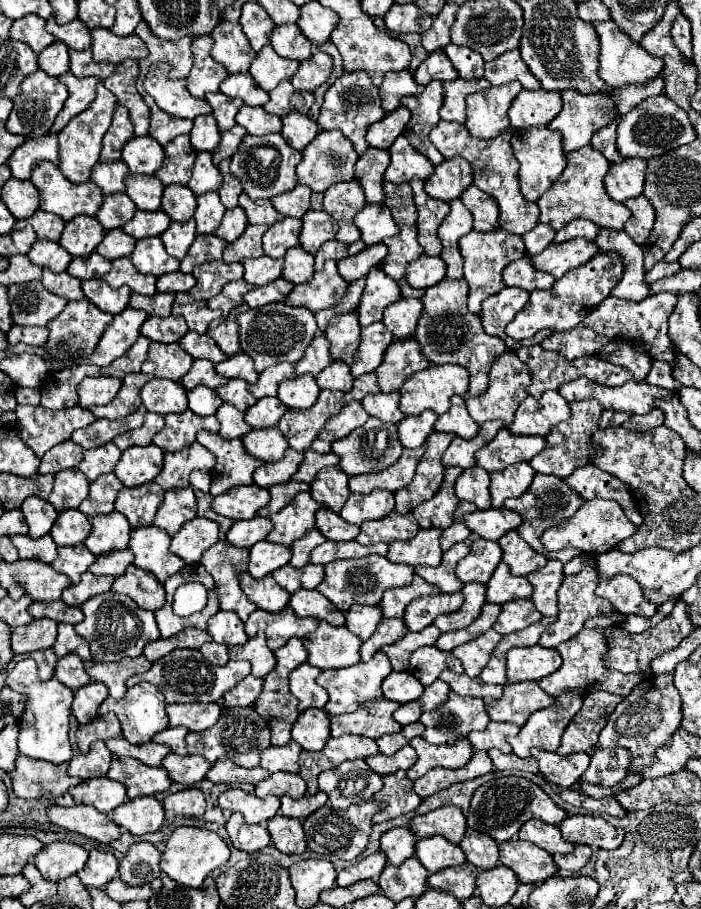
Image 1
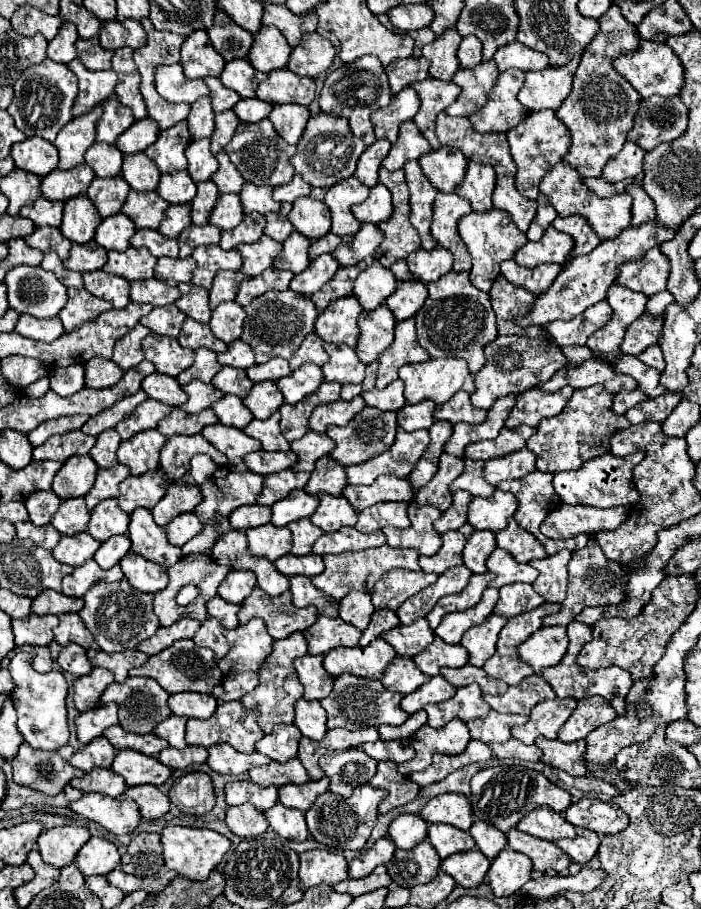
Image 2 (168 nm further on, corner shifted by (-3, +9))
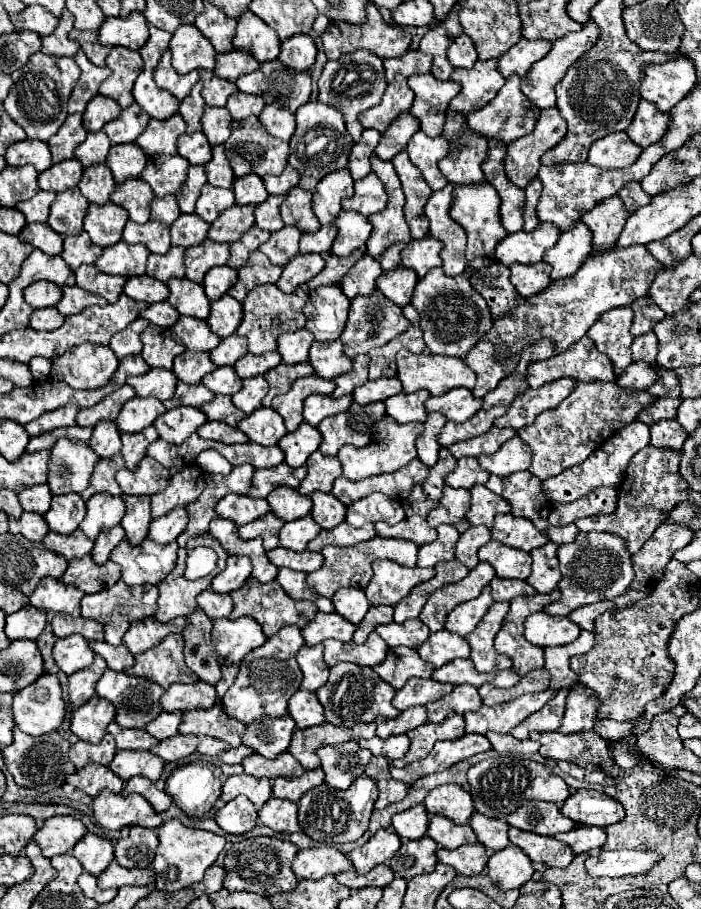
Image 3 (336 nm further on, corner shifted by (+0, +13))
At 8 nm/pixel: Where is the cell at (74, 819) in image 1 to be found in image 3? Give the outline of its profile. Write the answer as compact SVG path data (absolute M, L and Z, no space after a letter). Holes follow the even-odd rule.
M101 791L97 797L93 797L91 809L93 809L97 823L111 831L131 827L131 825L155 829L163 823L161 815L155 813L153 807L137 793L115 795L111 791Z

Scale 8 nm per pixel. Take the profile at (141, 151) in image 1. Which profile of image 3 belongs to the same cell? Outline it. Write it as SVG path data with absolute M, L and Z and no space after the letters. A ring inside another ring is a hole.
M133 103L131 107L123 109L117 119L109 121L103 131L107 133L107 137L111 139L113 145L133 143L145 131L149 119L151 117L143 109L139 109L137 103Z

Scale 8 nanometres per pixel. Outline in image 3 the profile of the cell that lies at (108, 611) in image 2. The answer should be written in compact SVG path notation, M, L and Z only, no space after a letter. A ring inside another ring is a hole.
M121 579L111 589L85 595L81 599L81 615L87 619L93 619L103 625L105 629L105 641L111 645L121 645L123 635L129 631L131 623L143 621L147 617L153 617L157 611L157 587L155 585L141 585L141 587L127 587Z

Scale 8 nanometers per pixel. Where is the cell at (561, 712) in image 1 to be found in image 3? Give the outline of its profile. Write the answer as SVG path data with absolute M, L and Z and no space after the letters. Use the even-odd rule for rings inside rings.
M561 689L541 711L529 715L523 723L511 729L511 735L517 739L529 739L531 731L557 731L563 719L565 711L565 699L567 699L567 689Z

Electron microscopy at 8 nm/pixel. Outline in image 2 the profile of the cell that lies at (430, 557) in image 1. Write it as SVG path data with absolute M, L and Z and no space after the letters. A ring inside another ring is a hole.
M416 501L408 507L408 529L398 527L382 527L382 533L386 535L386 543L390 547L412 547L418 549L420 555L434 555L438 547L442 545L440 535L434 531L432 523L442 515L436 507L418 507Z

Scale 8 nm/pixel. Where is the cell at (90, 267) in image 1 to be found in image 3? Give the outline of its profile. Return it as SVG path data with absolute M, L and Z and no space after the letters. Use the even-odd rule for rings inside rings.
M87 233L81 235L71 235L65 237L65 245L63 245L63 253L61 257L65 259L65 263L71 269L77 269L83 263L95 263L95 259L101 255L103 247L93 245Z

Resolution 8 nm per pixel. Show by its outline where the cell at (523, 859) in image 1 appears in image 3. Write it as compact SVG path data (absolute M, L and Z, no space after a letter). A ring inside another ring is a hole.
M509 827L509 841L521 847L533 863L543 863L547 867L567 867L573 859L573 851L555 837L541 837Z

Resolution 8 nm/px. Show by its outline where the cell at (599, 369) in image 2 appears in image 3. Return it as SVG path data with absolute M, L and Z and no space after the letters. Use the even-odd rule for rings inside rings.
M581 337L565 353L545 361L535 361L527 369L527 381L533 389L553 383L561 377L571 377L575 381L615 381L617 379L613 371L613 363L607 359L607 355L599 353L593 341L587 337Z

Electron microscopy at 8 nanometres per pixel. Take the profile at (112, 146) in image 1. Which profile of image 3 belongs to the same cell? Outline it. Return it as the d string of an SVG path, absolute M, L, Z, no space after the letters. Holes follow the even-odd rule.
M97 95L89 101L89 105L83 113L83 127L93 133L101 131L105 127L105 123L111 119L117 119L119 113L121 113L121 107L113 99Z

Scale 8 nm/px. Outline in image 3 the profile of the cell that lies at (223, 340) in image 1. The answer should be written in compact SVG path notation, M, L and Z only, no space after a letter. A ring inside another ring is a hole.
M223 295L223 299L211 303L211 313L207 317L207 325L215 335L229 337L237 331L241 319L243 319L241 303L231 299L229 295Z

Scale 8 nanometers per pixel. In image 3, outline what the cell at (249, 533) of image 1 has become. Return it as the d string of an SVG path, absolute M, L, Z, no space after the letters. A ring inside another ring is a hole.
M235 493L223 497L215 509L223 519L231 519L237 525L247 525L271 511L267 499L253 499L249 495L235 495Z

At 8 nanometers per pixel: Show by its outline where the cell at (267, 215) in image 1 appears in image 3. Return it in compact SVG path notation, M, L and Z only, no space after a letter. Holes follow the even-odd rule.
M245 175L235 179L233 193L235 193L237 205L251 205L251 203L259 205L269 197L269 193L265 191L263 179L259 175Z

